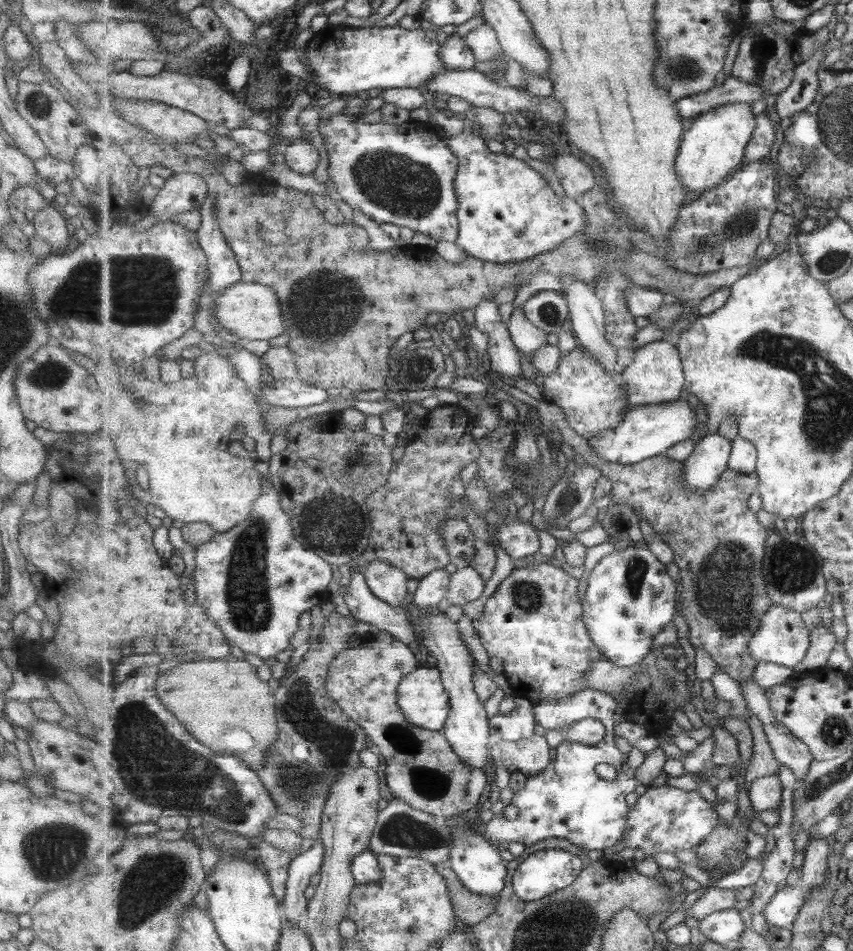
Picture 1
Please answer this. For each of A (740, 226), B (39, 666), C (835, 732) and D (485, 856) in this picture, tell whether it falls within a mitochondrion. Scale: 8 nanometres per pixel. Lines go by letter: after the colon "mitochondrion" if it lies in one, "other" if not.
A: mitochondrion
B: other
C: mitochondrion
D: other

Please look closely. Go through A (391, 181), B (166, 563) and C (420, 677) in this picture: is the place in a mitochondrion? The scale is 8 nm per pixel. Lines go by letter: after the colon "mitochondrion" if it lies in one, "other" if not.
A: mitochondrion
B: other
C: other

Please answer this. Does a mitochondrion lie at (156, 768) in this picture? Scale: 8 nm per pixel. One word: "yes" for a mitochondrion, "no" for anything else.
yes

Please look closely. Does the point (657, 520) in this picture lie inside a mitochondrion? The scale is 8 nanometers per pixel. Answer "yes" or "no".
no

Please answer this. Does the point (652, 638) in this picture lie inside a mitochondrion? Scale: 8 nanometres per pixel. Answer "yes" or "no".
no

